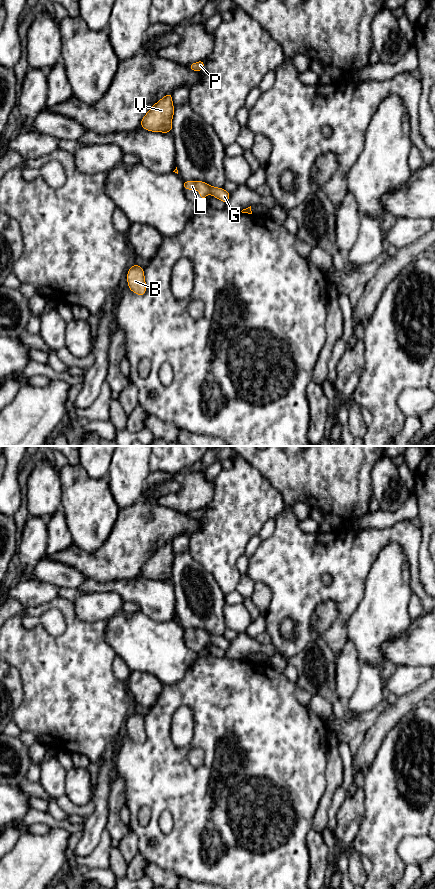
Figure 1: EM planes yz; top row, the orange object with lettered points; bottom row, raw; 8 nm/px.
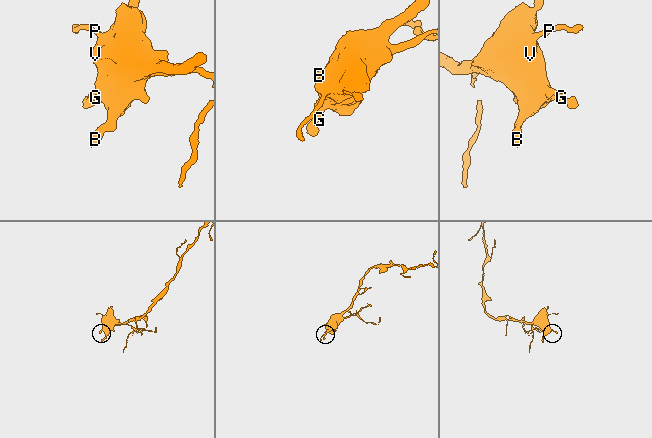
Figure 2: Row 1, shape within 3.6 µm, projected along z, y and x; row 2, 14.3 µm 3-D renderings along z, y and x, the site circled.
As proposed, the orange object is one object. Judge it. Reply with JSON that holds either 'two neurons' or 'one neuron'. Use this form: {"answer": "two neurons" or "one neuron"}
{"answer": "one neuron"}

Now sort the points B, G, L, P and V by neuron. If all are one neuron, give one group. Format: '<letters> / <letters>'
B G L P V

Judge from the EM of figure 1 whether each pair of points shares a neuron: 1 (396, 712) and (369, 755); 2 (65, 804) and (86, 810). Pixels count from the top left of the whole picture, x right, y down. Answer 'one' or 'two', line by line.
1: one
2: one

